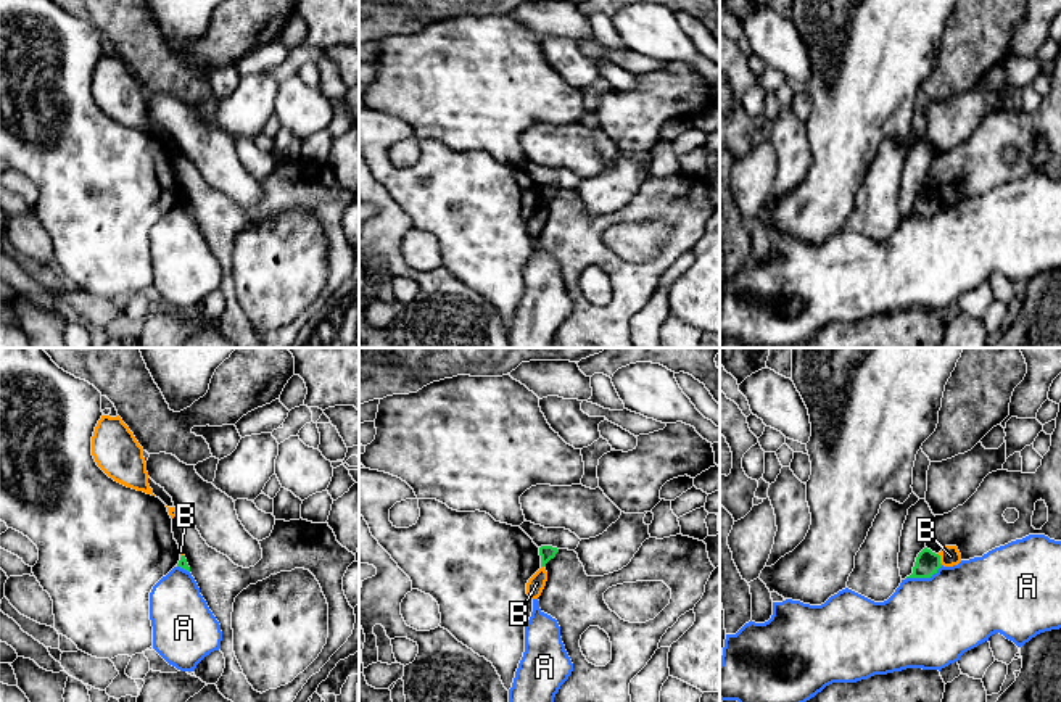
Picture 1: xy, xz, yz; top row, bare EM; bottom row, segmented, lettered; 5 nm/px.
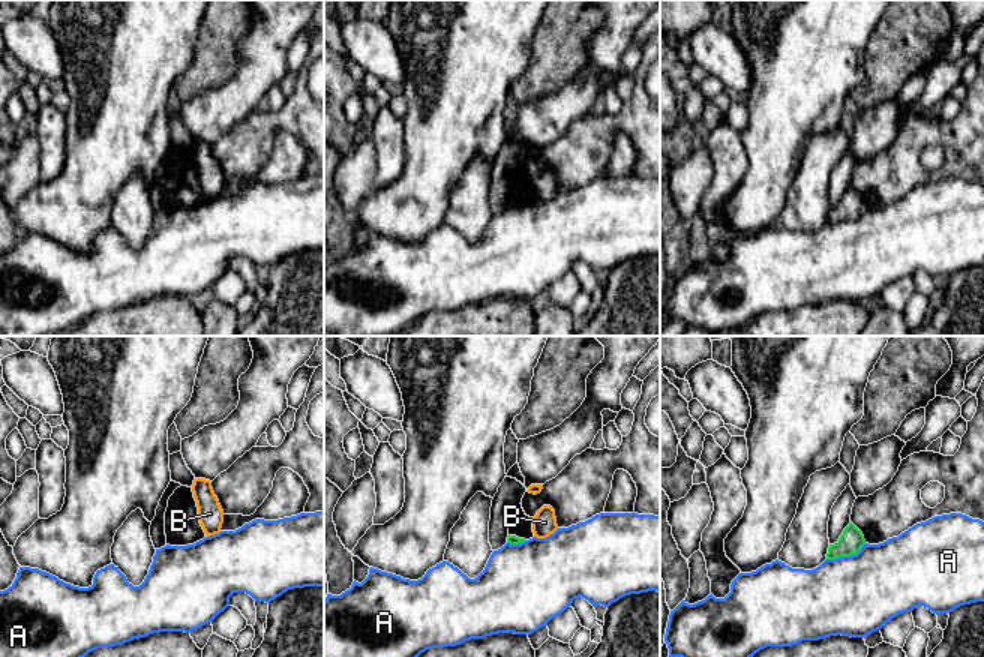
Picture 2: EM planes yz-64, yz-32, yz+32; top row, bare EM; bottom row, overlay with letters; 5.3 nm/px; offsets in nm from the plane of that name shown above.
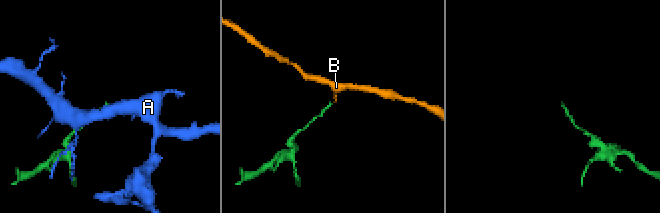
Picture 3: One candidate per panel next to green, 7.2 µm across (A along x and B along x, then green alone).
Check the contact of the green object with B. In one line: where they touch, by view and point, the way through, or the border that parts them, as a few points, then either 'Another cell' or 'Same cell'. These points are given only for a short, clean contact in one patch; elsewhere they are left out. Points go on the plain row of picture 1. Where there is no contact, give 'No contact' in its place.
Touches green at yz (939, 198). Boundary: yz (937, 194), (942, 203). Another cell

